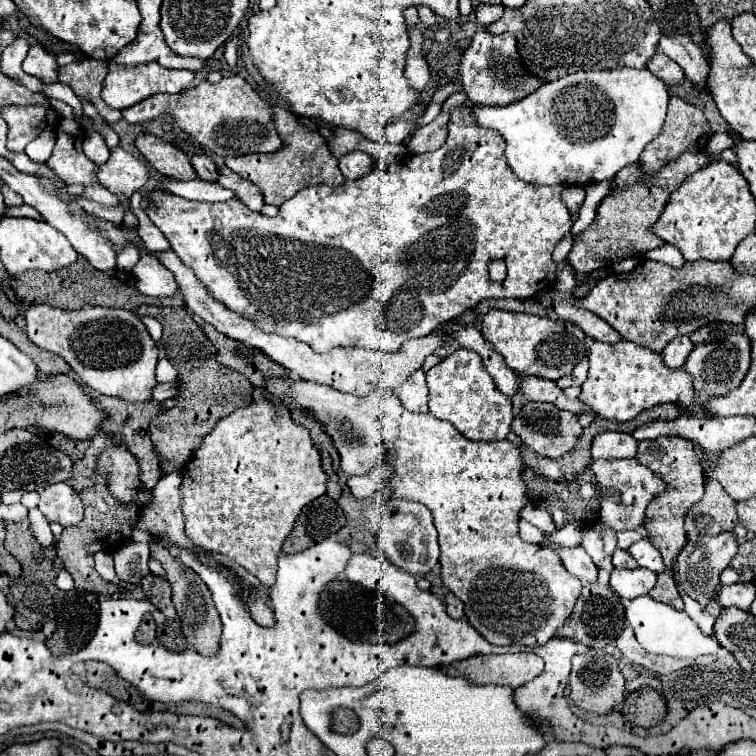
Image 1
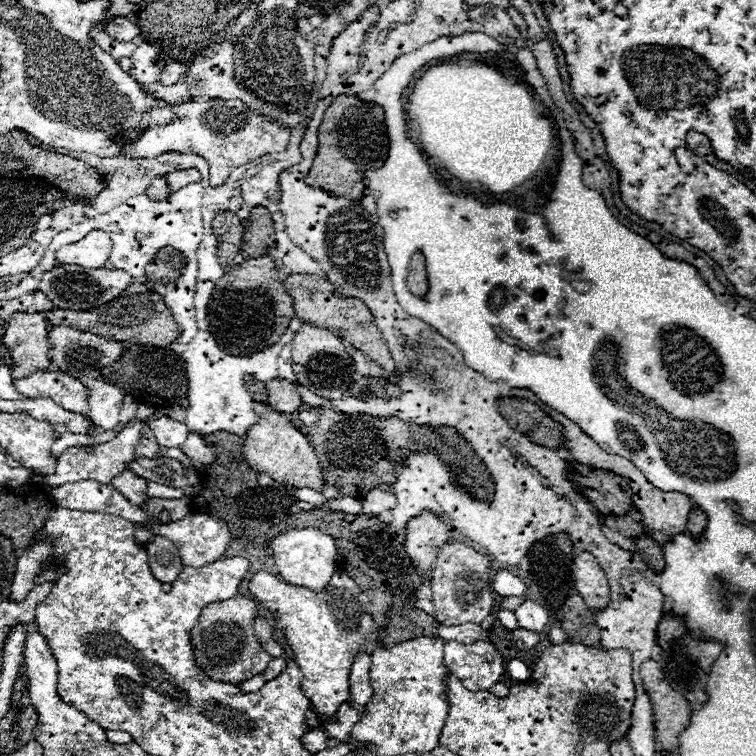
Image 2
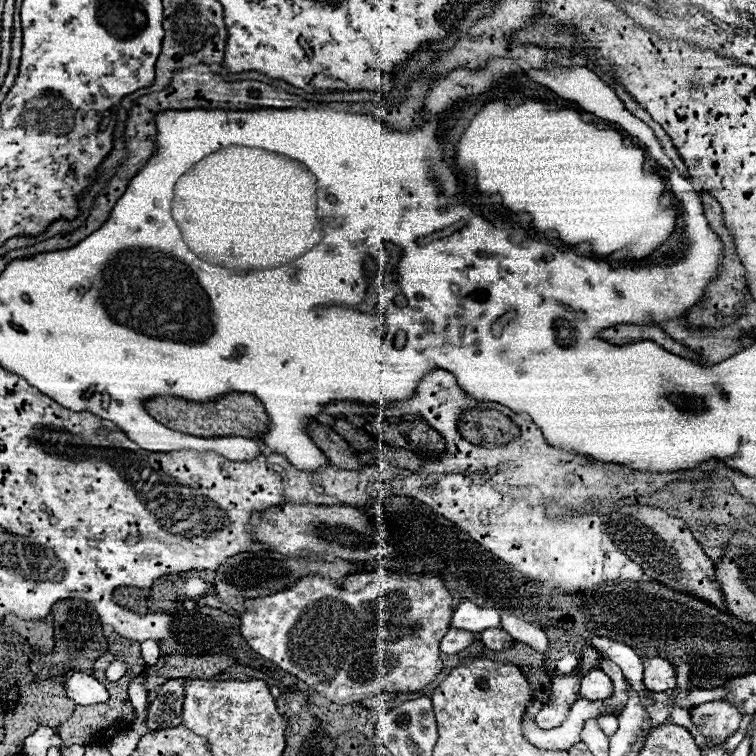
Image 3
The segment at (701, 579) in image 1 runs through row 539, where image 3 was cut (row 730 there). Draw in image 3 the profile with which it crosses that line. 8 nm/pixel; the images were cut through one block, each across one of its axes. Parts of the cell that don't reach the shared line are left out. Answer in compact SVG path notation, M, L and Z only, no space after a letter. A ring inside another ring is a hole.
M714 700L700 704L690 710L694 728L708 740L726 742L738 728L744 718L738 706L726 700Z

